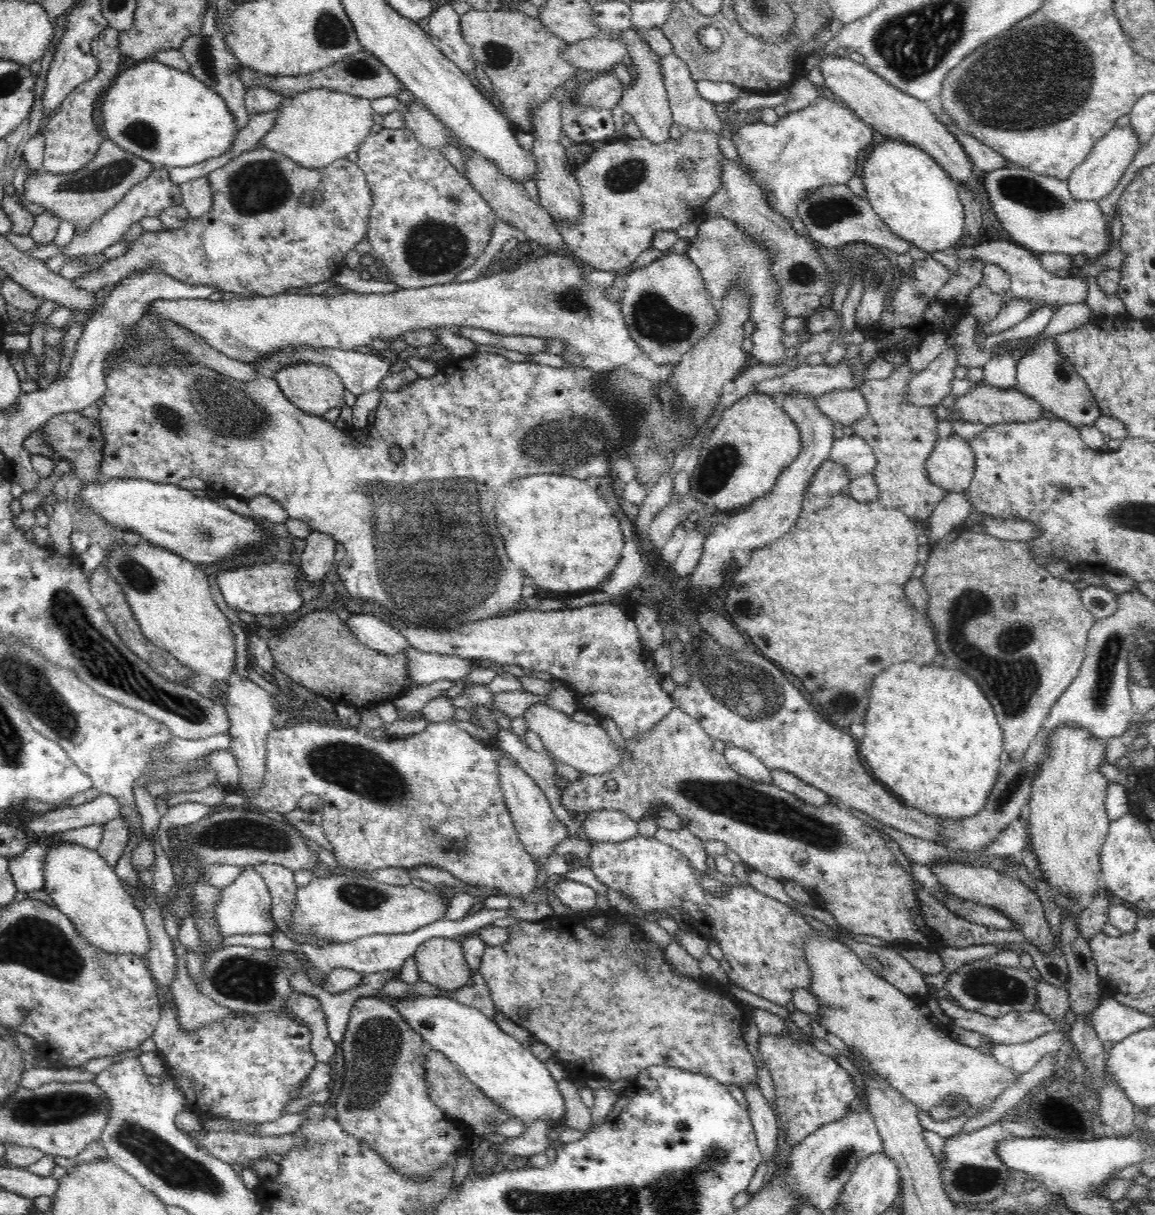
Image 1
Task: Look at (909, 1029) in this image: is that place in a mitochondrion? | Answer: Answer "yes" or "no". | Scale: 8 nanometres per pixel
no

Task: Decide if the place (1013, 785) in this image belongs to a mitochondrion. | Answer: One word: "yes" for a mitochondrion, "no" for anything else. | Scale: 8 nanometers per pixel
yes

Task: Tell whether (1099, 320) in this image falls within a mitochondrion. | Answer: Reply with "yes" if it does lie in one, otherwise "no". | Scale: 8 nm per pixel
no

